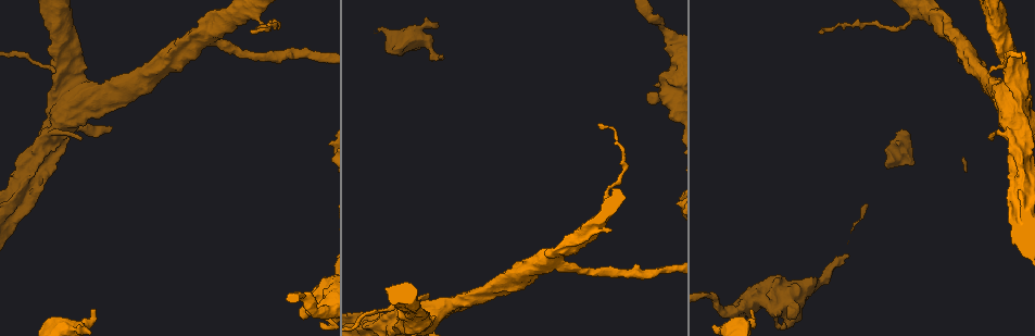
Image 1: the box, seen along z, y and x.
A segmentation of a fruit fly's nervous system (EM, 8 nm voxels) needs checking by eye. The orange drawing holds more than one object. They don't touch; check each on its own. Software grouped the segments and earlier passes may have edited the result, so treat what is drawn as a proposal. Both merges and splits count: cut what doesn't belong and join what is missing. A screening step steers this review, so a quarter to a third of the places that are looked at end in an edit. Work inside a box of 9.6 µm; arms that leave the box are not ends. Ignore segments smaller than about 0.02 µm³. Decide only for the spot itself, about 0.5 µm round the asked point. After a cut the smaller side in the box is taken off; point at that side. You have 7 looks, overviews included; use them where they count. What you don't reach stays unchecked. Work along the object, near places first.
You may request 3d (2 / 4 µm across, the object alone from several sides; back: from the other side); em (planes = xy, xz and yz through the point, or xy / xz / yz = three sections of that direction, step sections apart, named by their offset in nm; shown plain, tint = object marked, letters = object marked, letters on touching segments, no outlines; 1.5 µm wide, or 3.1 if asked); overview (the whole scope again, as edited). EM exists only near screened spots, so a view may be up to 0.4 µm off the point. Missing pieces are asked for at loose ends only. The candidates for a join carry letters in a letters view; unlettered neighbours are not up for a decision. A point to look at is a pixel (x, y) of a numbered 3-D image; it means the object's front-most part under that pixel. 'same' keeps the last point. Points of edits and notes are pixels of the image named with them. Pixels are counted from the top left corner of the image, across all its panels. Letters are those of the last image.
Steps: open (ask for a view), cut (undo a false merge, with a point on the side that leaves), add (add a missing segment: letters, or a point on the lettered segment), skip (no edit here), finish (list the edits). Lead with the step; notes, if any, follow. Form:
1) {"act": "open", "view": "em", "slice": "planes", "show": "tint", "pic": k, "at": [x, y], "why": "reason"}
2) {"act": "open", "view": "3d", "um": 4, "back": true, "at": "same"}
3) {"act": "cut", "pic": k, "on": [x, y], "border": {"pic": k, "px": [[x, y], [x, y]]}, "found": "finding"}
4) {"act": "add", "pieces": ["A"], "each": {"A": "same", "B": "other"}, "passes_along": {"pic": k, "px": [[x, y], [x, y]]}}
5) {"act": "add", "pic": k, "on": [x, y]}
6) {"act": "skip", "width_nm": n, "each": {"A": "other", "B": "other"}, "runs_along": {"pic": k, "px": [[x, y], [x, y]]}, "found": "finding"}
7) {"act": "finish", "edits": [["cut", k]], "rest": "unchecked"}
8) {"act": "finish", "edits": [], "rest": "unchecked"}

{"act": "open", "view": "em", "slice": "yz", "step": 8, "show": "letters", "pic": 1, "at": [649, 92], "why": "an open end"}

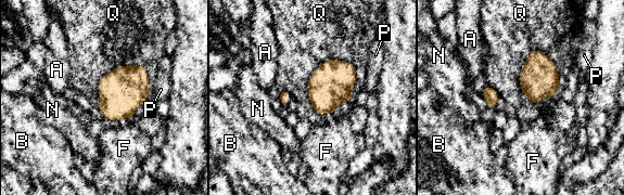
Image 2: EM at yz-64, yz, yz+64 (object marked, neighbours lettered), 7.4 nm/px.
{"act": "open", "view": "em", "slice": "xy", "step": 4, "show": "letters", "at": "same"}

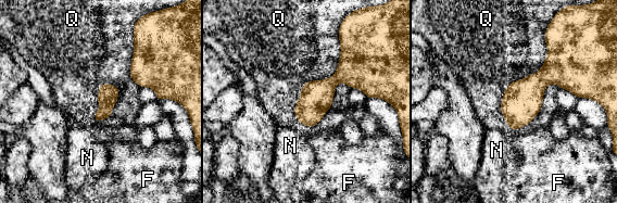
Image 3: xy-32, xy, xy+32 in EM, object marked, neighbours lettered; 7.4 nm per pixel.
{"act": "skip", "each": {"F": "other", "N": "other", "Q": "other"}, "found": "none of them fits"}

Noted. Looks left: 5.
{"act": "open", "view": "em", "slice": "xy", "step": 8, "show": "letters", "pic": 1, "at": [441, 54], "why": "free end"}

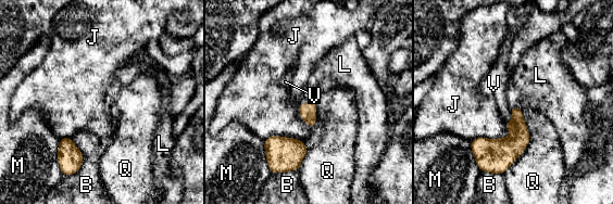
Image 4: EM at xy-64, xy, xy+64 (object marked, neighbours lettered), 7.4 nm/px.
{"act": "open", "view": "em", "slice": "planes", "show": "letters", "at": "same"}

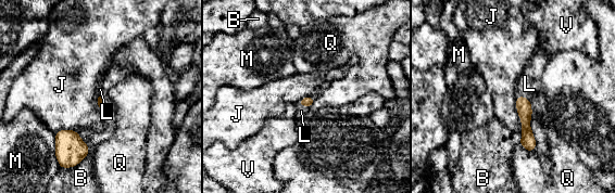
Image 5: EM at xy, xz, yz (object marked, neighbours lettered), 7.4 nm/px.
{"act": "add", "pieces": ["L"], "each": {"B": "other", "J": "other", "L": "same", "M": "other", "Q": "other", "V": "other"}, "found": "it goes on there"}

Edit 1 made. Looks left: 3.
{"act": "open", "view": "overview"}

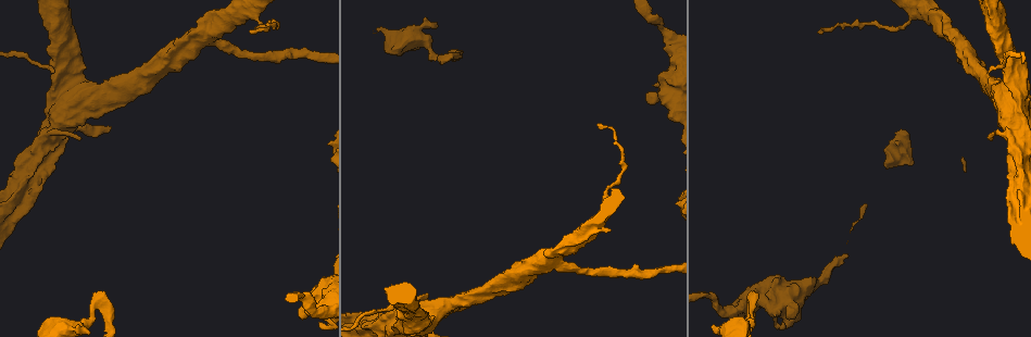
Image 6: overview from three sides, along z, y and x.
{"act": "open", "view": "3d", "um": 2, "back": true, "pic": 6, "at": [667, 31]}

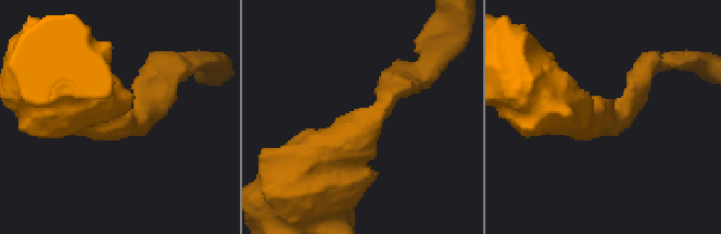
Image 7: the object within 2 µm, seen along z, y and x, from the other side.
{"act": "open", "view": "em", "slice": "planes", "show": "letters", "pic": 7, "at": [127, 120], "arm_widths_nm": [190, 600]}

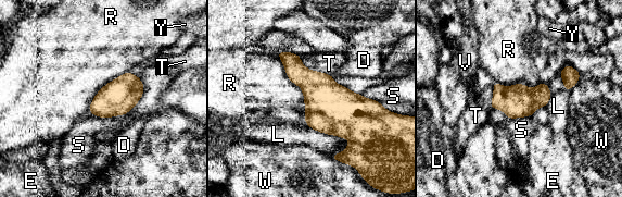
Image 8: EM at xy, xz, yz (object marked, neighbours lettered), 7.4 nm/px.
{"act": "skip", "each": {"D": "other", "E": "other", "L": "other", "R": "other", "S": "other", "T": "other", "V": "other", "W": "other", "Y": "other"}, "border": {"pic": 8, "px": [[275, 53], [300, 87], [305, 113]]}, "found": "one neuron here"}

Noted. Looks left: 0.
{"act": "finish", "edits": [["add", 5]], "rest": "unchecked"}

